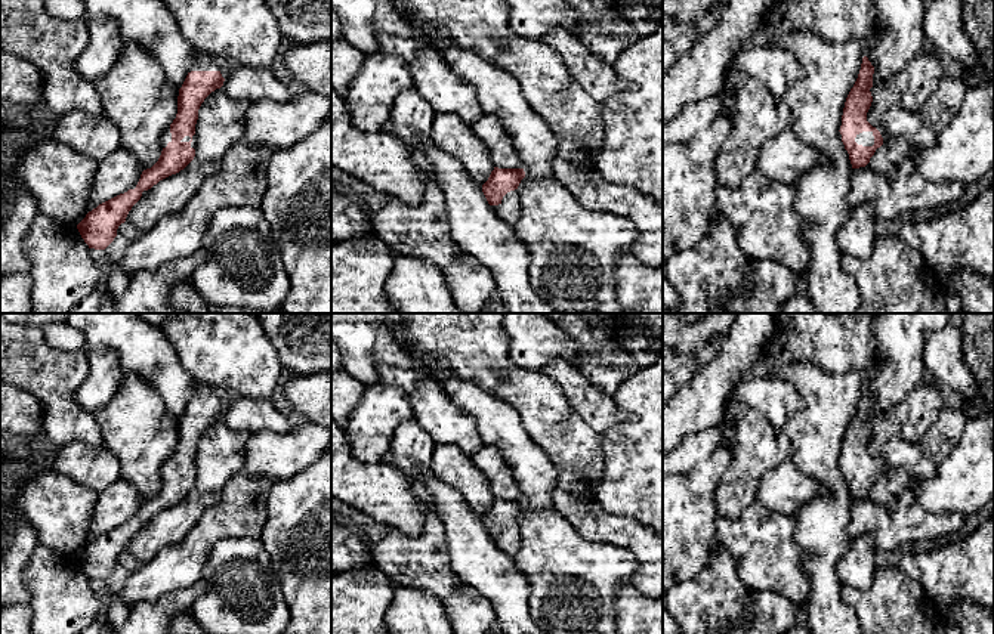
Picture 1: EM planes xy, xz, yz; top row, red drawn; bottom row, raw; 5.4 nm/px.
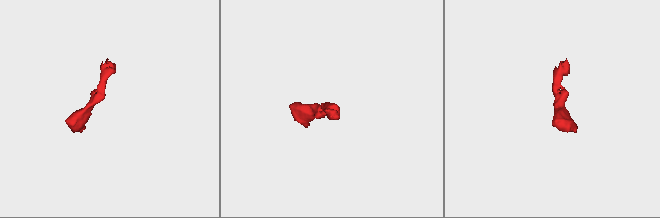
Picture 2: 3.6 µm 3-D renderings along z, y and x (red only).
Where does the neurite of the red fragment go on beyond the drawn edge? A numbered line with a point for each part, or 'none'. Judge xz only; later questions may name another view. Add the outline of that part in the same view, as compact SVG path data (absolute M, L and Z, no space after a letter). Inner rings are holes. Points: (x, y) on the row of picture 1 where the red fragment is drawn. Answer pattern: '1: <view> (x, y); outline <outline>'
1: xz (509, 210); outline M518 189L507 192L498 205L491 205L494 213L509 225L515 225L521 216L521 200Z

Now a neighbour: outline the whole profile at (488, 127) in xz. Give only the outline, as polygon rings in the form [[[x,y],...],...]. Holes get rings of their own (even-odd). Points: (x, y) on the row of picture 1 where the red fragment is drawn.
[[[484,114],[470,129],[490,148],[494,167],[522,168],[522,160],[515,148],[513,139],[498,117]]]

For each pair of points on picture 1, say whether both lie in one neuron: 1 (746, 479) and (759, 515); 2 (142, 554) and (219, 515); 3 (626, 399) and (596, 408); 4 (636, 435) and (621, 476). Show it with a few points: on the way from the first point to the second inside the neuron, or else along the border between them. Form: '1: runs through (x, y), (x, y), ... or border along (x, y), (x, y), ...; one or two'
1: border along (755, 501), (737, 517), (722, 516); two
2: border along (213, 504), (179, 541), (161, 550); two
3: border along (613, 396), (633, 418), (613, 426), (602, 435); two
4: runs through (636, 445), (636, 461), (632, 466); one

